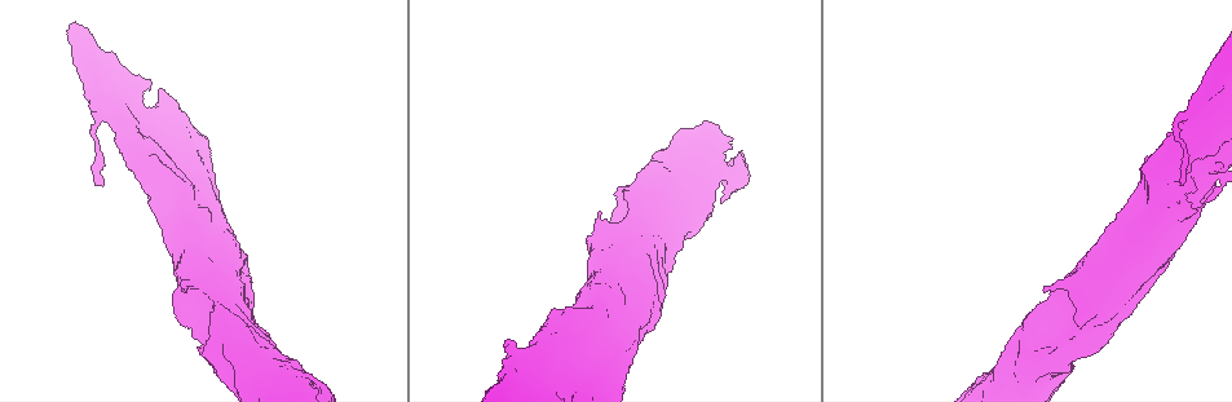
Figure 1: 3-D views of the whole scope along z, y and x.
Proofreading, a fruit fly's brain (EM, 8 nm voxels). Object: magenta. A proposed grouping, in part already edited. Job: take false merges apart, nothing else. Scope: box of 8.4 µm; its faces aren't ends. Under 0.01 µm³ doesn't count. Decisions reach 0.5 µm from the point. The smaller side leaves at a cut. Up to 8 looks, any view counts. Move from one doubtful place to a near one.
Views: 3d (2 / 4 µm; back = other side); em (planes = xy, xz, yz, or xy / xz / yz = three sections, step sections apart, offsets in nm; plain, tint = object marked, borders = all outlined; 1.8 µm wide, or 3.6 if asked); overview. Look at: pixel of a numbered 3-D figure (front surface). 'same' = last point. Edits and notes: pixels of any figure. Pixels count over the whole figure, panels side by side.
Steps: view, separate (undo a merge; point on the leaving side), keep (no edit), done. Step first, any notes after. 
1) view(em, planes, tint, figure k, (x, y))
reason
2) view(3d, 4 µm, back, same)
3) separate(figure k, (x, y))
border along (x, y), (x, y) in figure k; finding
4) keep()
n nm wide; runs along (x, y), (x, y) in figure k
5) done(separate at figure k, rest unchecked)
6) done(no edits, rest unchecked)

view(em, 3.6 µm, planes, tint, figure 1, (709, 170))
sharp bend

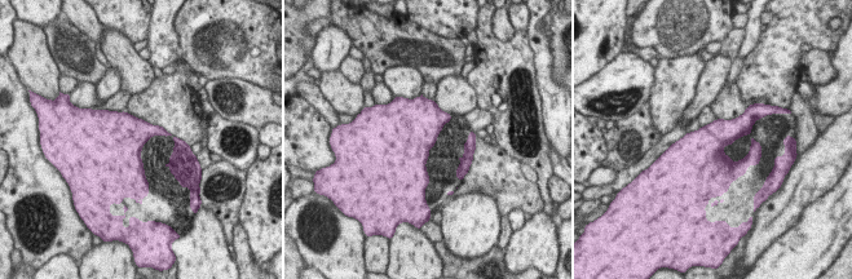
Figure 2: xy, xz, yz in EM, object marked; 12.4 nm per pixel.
keep()
one cell here

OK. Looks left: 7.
view(em, 3.6 µm, xy, step 16, tint, figure 1, (601, 236))
calibre changes

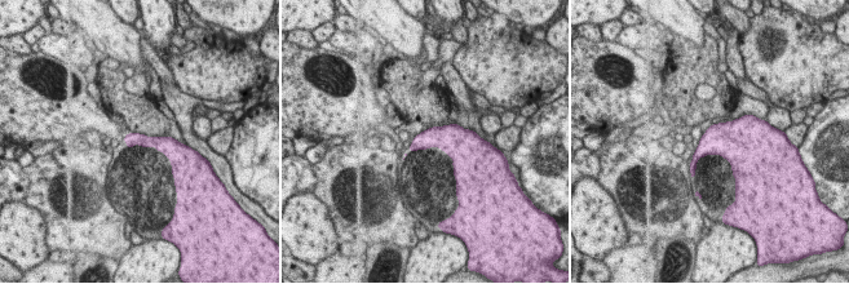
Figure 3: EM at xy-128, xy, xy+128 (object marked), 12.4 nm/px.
view(em, 3.6 µm, planes, tint, same)

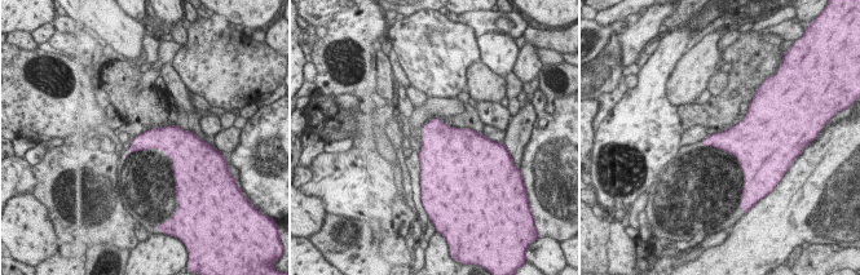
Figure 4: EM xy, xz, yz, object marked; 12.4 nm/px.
keep()
260 nm wide; one cell here

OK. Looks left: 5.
view(3d, 4 µm, figure 1, (120, 118))
three-way junction

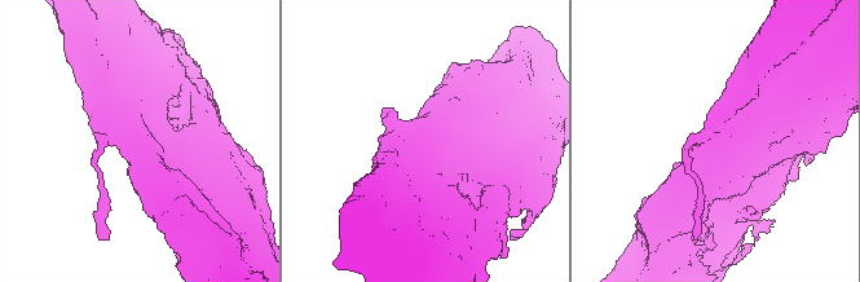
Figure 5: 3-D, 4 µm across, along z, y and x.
view(em, 3.6 µm, xy, step 4, tint, figure 5, (134, 141))
3 arms; arms of 220, 460, 650 nm

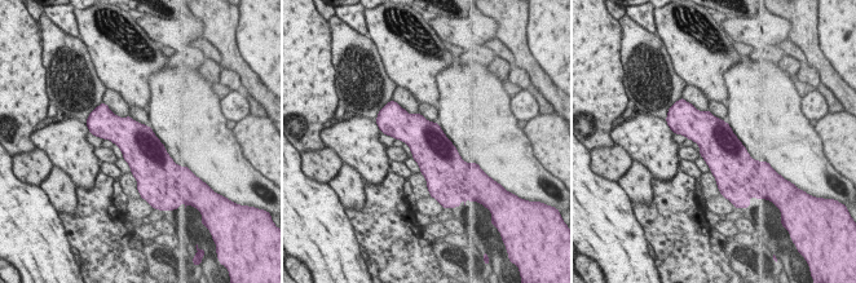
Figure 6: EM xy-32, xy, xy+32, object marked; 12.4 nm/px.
view(em, 3.6 µm, planes, tint, same)
another direction

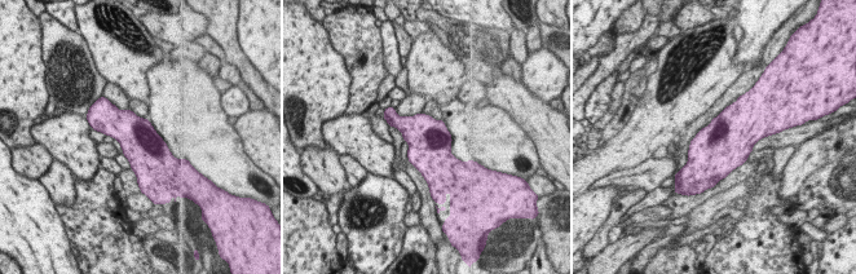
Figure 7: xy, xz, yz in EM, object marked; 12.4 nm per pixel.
keep()
all the same cell

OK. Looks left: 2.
done(no edits, rest unchecked)

